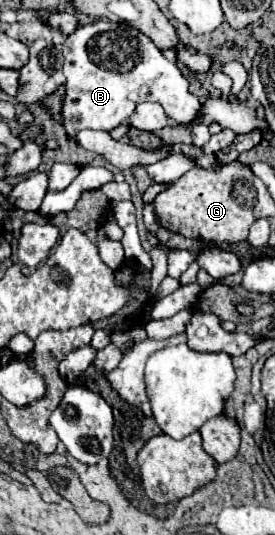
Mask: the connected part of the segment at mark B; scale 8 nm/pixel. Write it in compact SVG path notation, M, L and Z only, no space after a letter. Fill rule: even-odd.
M97 20L93 24L77 28L73 34L67 36L63 44L63 74L67 78L65 82L65 98L63 98L63 128L71 142L77 140L77 132L81 130L113 130L115 126L129 120L135 106L139 102L157 102L163 106L165 114L183 126L189 126L197 116L201 116L201 100L189 92L189 82L181 74L181 70L175 66L173 60L169 60L143 32L137 28L125 24L125 22L111 22L111 20Z

